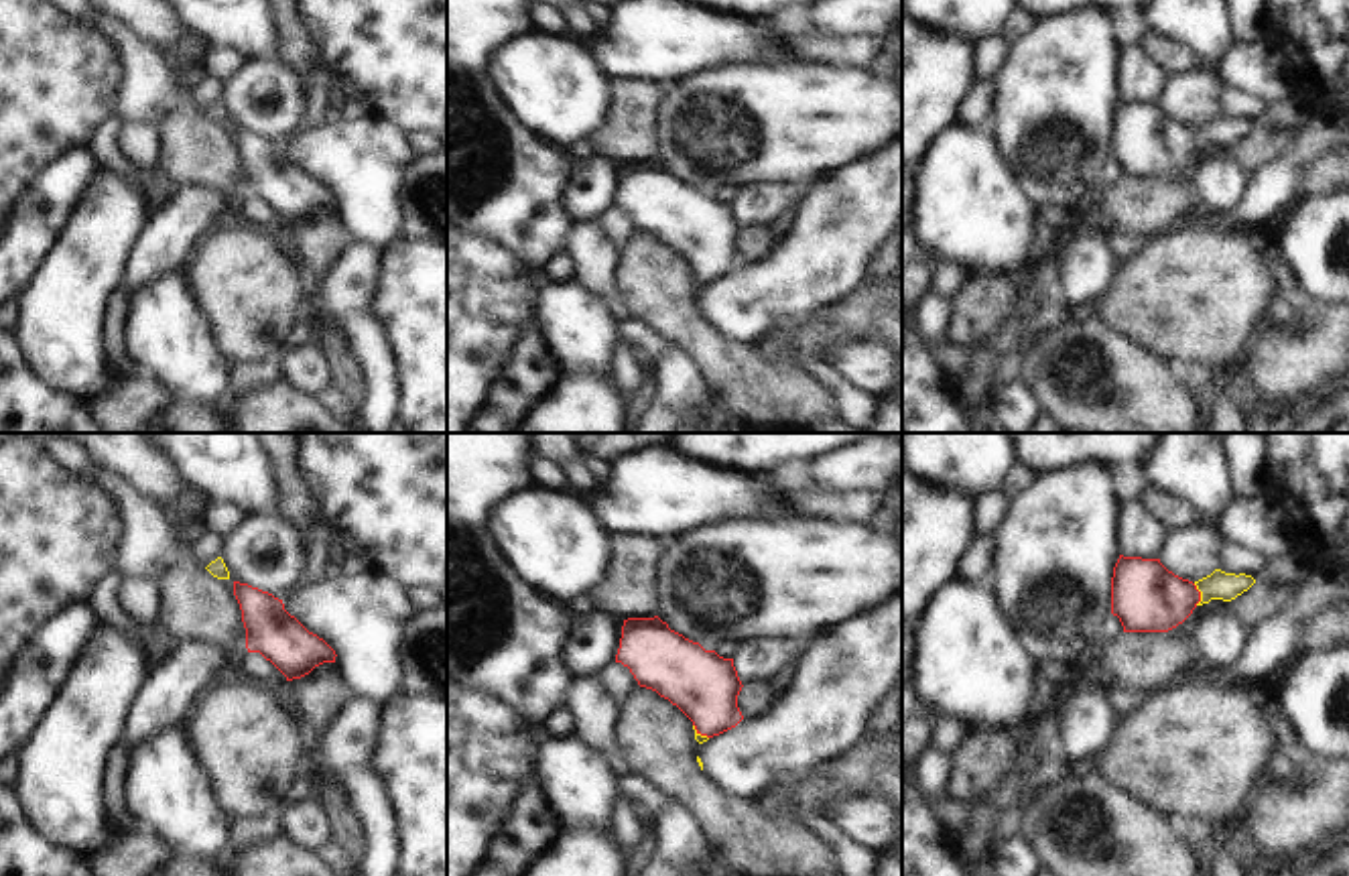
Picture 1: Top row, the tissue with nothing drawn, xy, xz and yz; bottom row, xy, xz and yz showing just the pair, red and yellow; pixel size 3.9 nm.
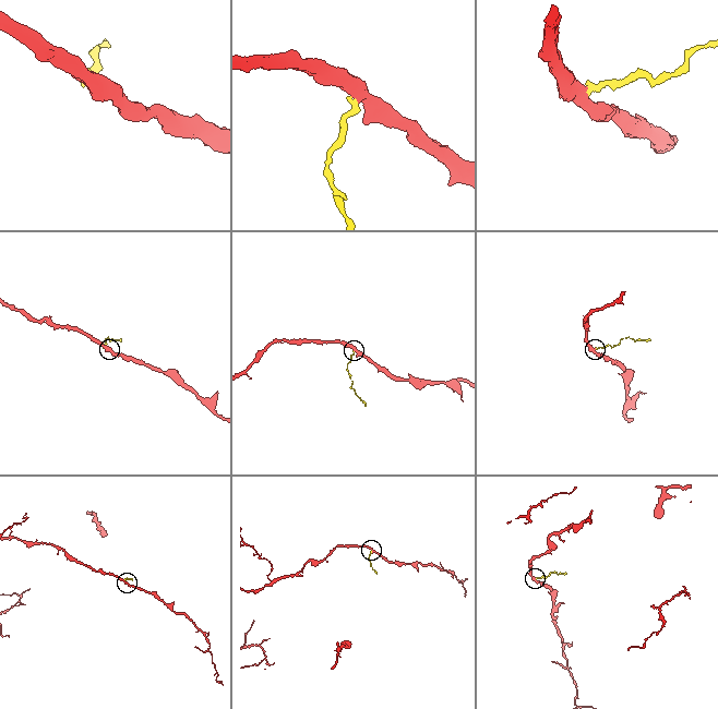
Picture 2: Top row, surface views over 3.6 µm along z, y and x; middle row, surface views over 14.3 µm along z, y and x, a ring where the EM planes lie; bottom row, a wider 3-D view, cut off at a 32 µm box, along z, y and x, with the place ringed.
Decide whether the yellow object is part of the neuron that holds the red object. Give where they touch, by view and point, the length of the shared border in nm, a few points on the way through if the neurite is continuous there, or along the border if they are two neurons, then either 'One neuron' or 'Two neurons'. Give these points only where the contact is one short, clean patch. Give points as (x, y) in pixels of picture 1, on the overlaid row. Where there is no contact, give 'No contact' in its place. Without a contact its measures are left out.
Touches red at yz (1199, 594). Shared border 90 nm. Path across: yz (1146, 596), (1199, 594), (1207, 588), (1224, 586). One neuron

